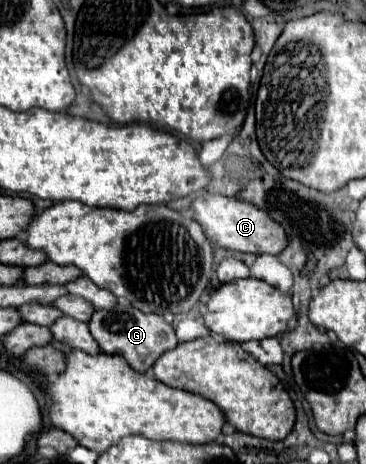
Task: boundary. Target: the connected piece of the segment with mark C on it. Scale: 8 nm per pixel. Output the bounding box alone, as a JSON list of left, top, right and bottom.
[194,193,288,255]

